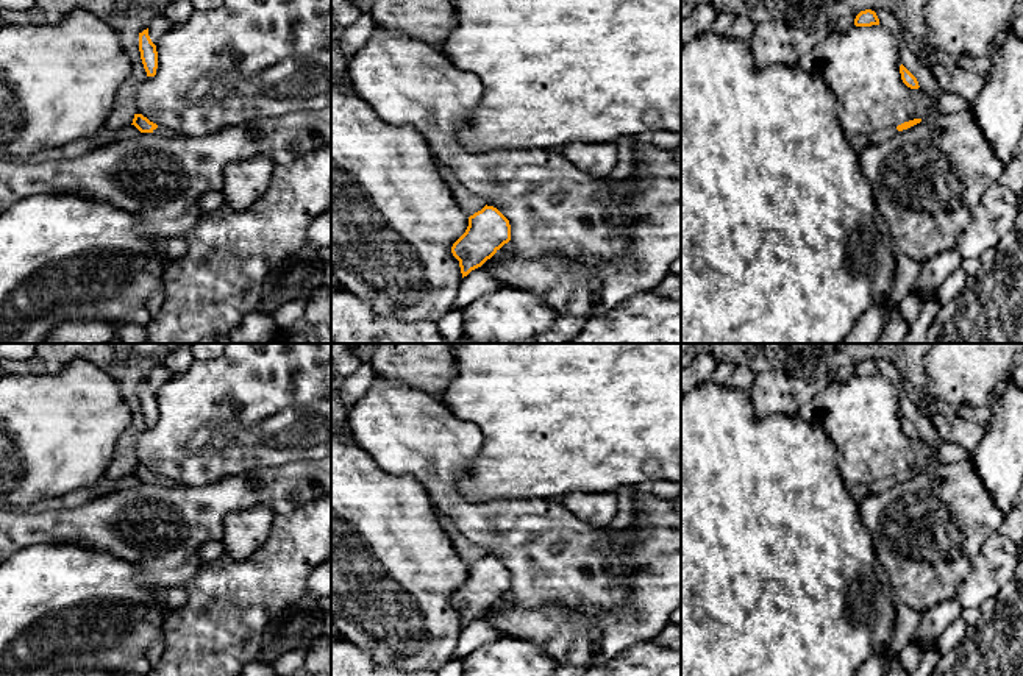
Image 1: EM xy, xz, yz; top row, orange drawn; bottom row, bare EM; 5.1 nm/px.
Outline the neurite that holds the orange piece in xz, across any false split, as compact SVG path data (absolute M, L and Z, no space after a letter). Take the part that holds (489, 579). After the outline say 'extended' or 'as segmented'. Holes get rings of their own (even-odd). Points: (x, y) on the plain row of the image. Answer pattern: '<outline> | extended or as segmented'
M486 554L470 565L465 582L451 596L453 606L459 610L462 628L481 617L509 590L509 570L497 557Z | as segmented

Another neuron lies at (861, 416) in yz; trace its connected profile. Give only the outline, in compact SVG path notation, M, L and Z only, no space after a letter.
M853 375L820 390L797 415L828 434L850 487L936 465L931 445L903 432L901 414L898 392L887 378Z

